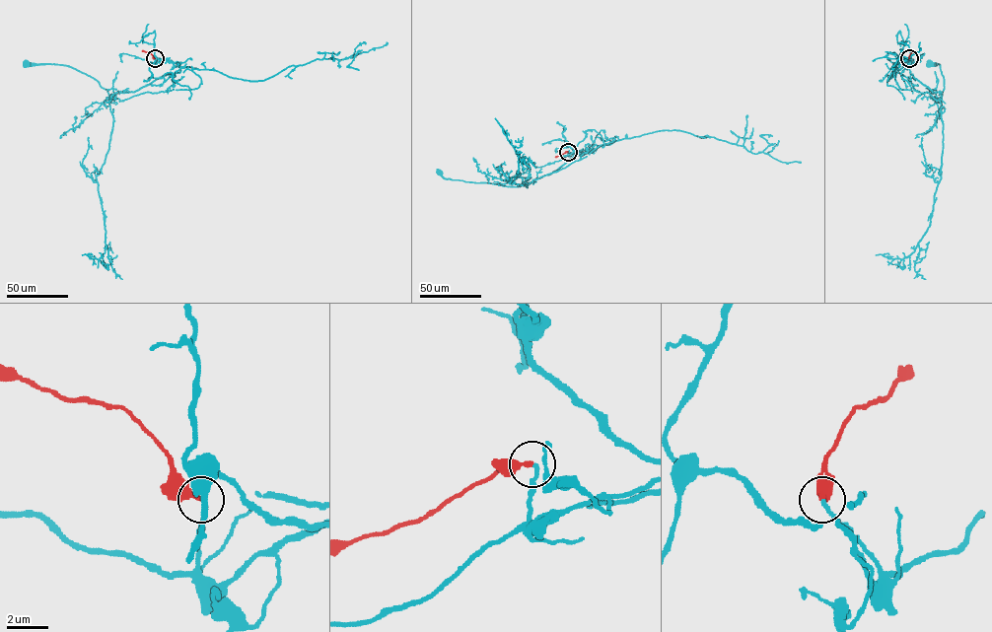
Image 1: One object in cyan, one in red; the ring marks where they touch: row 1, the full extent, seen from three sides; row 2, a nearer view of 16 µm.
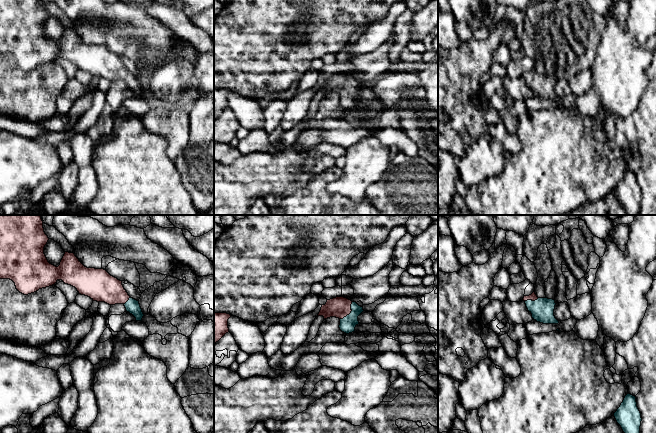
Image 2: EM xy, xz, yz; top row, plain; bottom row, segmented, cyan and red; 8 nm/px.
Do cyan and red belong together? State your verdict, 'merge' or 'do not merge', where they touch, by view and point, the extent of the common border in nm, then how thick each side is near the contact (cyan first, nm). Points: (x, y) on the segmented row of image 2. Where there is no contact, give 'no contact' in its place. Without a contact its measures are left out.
merge | xz (351, 312) | 170 nm | 130/170 nm

